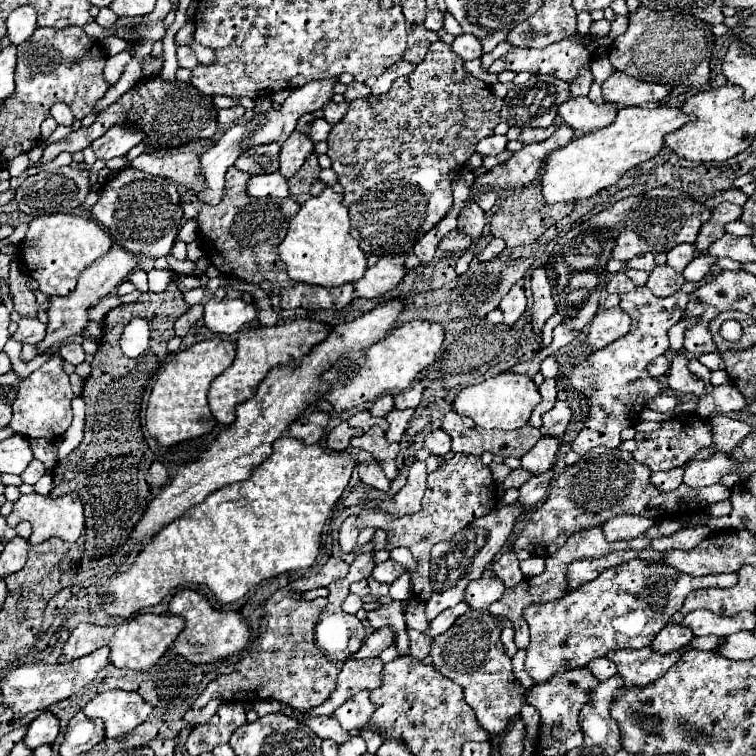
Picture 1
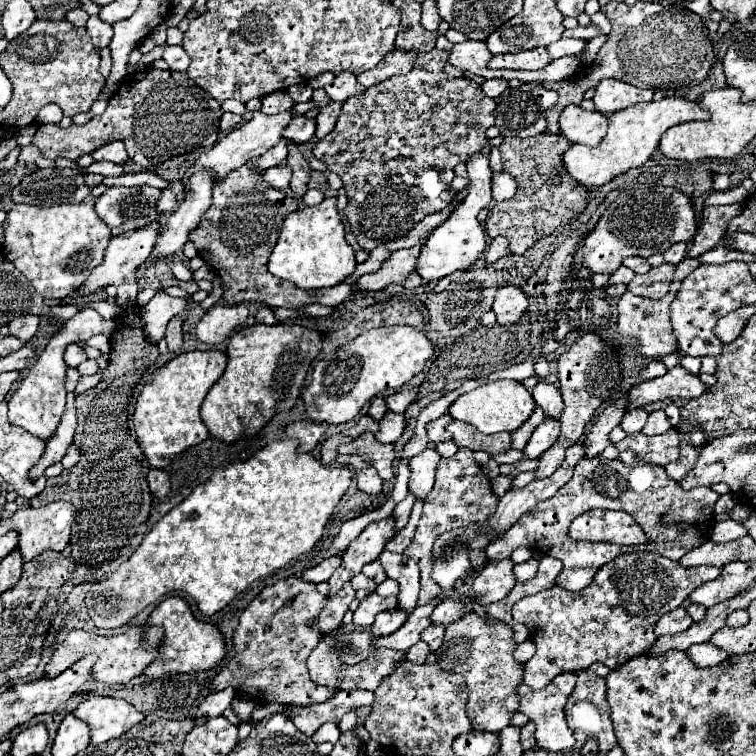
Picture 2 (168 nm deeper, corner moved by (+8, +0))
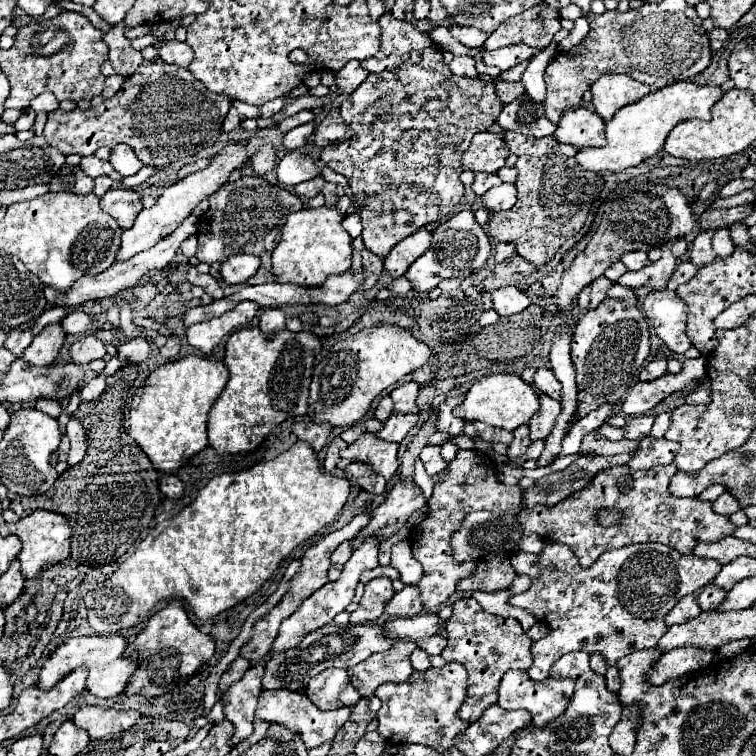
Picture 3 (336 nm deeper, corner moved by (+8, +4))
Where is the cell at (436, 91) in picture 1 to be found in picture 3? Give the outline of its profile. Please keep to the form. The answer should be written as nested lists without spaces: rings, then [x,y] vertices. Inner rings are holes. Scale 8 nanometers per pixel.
[[[438,46],[412,52],[396,70],[370,74],[366,82],[362,82],[362,86],[358,86],[340,104],[340,114],[352,128],[354,136],[338,144],[328,144],[322,148],[320,158],[332,170],[348,178],[360,208],[360,222],[364,226],[362,240],[368,250],[384,260],[392,246],[396,246],[402,238],[430,222],[442,220],[454,210],[464,194],[464,184],[458,178],[462,174],[460,156],[474,134],[488,130],[496,122],[500,110],[502,102],[494,92],[494,82],[454,76],[444,64],[442,50]]]

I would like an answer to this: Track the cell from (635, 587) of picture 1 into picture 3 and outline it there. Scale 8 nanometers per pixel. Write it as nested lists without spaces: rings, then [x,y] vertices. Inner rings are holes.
[[[554,542],[544,544],[544,550],[538,558],[540,558],[540,568],[542,568],[540,578],[536,582],[532,582],[532,586],[526,592],[510,598],[512,606],[518,606],[518,608],[530,612],[532,616],[536,616],[538,622],[542,622],[550,628],[550,636],[532,644],[534,664],[530,666],[528,676],[534,682],[544,682],[550,678],[550,674],[548,674],[550,666],[560,656],[582,650],[588,654],[604,656],[604,660],[608,664],[606,686],[612,692],[618,692],[618,688],[620,688],[616,662],[634,650],[654,648],[668,628],[664,624],[664,616],[678,604],[678,600],[682,596],[694,594],[700,588],[704,588],[706,584],[710,584],[722,568],[716,560],[698,558],[694,554],[680,554],[666,544],[632,544],[632,546],[612,550],[612,552],[604,552],[590,568],[582,568],[568,546],[554,544]]]

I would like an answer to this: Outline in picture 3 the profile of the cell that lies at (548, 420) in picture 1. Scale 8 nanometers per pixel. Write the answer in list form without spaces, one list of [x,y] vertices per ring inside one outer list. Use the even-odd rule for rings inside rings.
[[[540,368],[536,374],[534,374],[534,388],[540,390],[542,394],[554,398],[560,402],[560,384],[556,380],[556,376],[552,374],[552,370],[544,370]]]

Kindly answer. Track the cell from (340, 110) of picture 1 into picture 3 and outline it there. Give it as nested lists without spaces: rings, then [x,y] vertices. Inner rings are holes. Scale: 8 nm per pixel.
[[[330,110],[318,124],[316,134],[314,134],[314,142],[322,148],[326,144],[338,142],[338,140],[348,140],[352,136],[352,130],[344,124],[342,116],[338,110]]]

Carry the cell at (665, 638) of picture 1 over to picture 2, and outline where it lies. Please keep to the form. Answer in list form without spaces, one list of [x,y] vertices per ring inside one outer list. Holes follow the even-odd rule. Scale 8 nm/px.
[[[680,606],[678,610],[672,610],[672,612],[664,614],[664,616],[658,620],[654,632],[656,632],[658,636],[664,636],[664,634],[678,634],[678,632],[682,632],[682,630],[688,630],[688,628],[692,626],[692,622],[694,622],[694,620],[690,620],[686,608]]]

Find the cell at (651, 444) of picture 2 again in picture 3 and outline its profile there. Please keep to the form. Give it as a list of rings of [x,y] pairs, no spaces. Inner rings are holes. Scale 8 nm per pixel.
[[[642,436],[642,438],[638,438],[638,448],[630,454],[628,466],[632,470],[646,470],[652,466],[670,464],[670,462],[674,462],[678,448],[680,448],[678,442],[672,442],[666,438]]]

